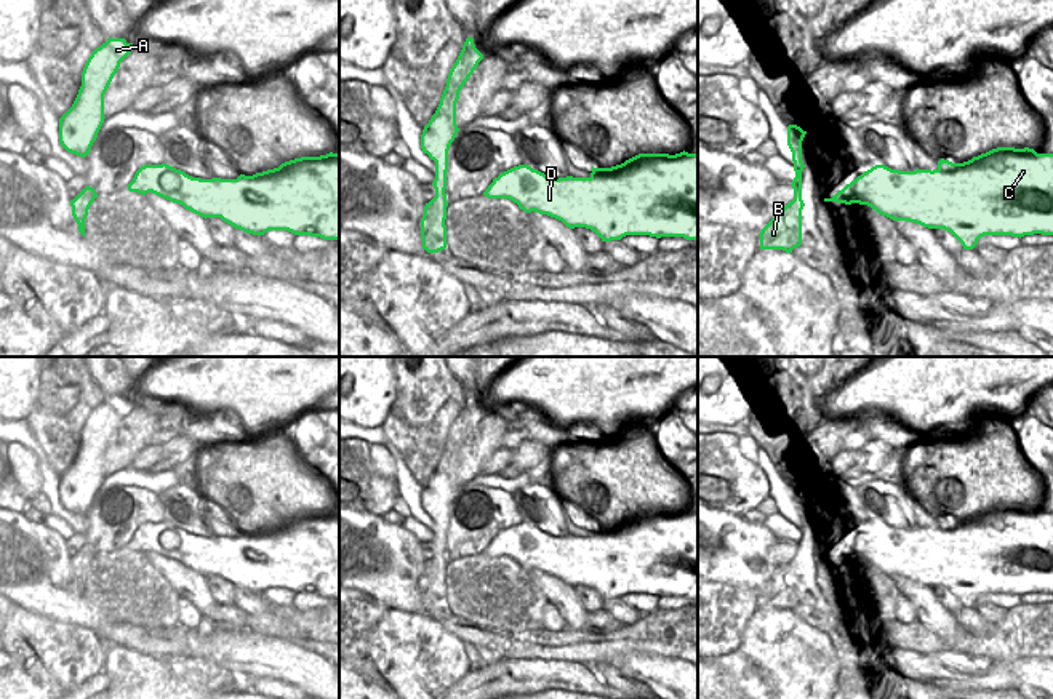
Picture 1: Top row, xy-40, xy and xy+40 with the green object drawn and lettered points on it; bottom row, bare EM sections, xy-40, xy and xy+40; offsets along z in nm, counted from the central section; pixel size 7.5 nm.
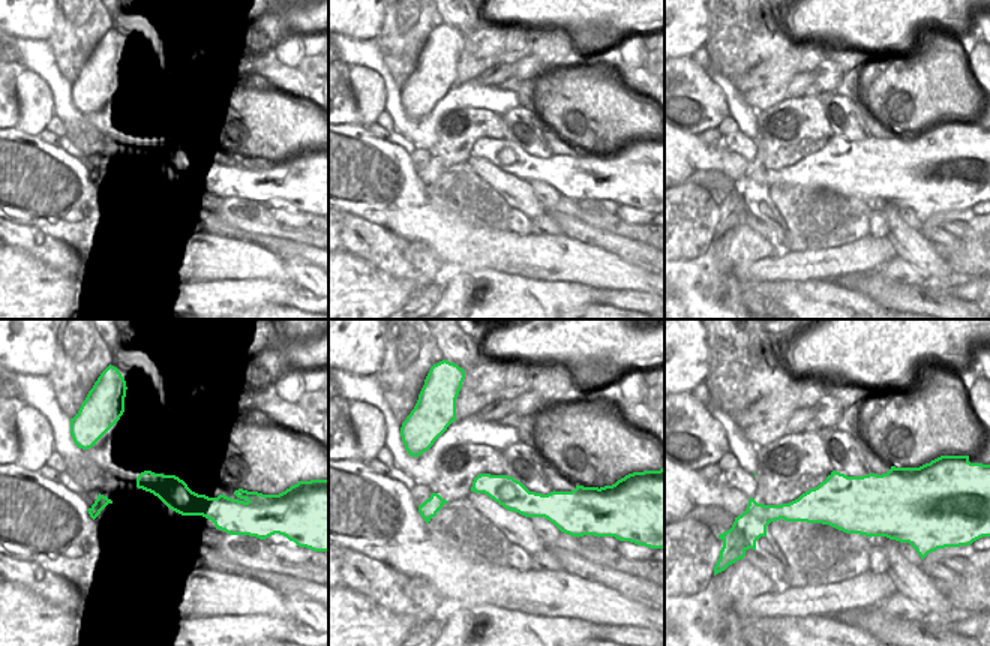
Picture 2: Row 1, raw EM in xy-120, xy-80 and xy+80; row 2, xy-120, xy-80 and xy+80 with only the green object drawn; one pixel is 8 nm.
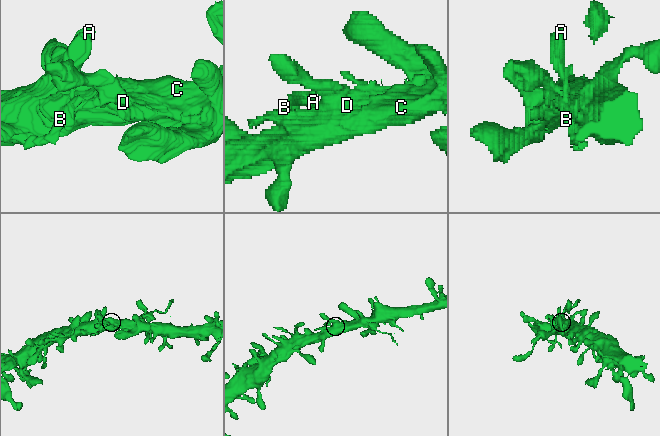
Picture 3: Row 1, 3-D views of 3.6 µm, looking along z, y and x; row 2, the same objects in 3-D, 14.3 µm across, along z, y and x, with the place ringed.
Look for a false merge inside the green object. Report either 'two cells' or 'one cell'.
one cell

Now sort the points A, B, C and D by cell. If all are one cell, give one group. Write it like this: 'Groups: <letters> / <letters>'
Groups: A B C D.

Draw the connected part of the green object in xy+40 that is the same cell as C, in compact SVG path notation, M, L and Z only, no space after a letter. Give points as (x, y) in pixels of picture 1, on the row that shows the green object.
M997 147L963 163L941 158L933 171L875 165L824 202L867 205L893 221L944 229L963 250L973 250L984 235L1053 235L1053 154Z

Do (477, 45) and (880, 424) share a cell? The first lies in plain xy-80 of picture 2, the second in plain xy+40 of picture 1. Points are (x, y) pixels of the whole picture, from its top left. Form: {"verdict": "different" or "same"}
{"verdict": "different"}

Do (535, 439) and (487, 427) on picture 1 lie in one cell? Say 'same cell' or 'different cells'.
different cells

